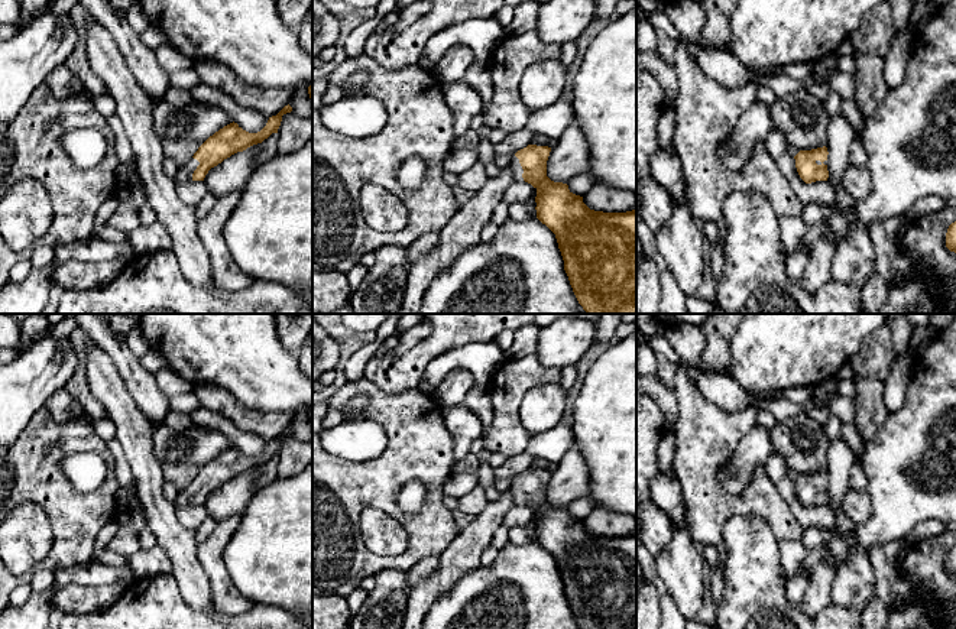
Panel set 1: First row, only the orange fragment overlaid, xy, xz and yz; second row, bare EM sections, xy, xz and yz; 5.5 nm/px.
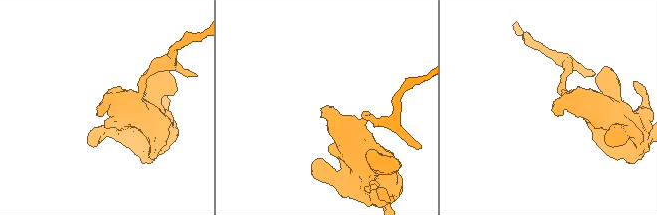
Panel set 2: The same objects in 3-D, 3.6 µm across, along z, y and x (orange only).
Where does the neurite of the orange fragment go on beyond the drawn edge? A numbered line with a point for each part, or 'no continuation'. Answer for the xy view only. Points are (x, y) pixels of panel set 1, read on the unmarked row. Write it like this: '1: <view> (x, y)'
1: xy (184, 498)

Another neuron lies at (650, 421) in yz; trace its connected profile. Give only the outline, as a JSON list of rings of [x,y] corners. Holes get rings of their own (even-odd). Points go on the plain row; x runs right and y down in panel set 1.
[[[636,393],[636,536],[639,536],[638,508],[651,500],[649,484],[660,471],[657,450],[665,431],[664,415],[657,401],[644,393]]]

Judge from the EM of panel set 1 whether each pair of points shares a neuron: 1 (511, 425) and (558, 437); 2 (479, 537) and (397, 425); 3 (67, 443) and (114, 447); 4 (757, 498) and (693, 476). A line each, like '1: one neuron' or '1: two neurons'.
1: two neurons
2: two neurons
3: two neurons
4: one neuron

